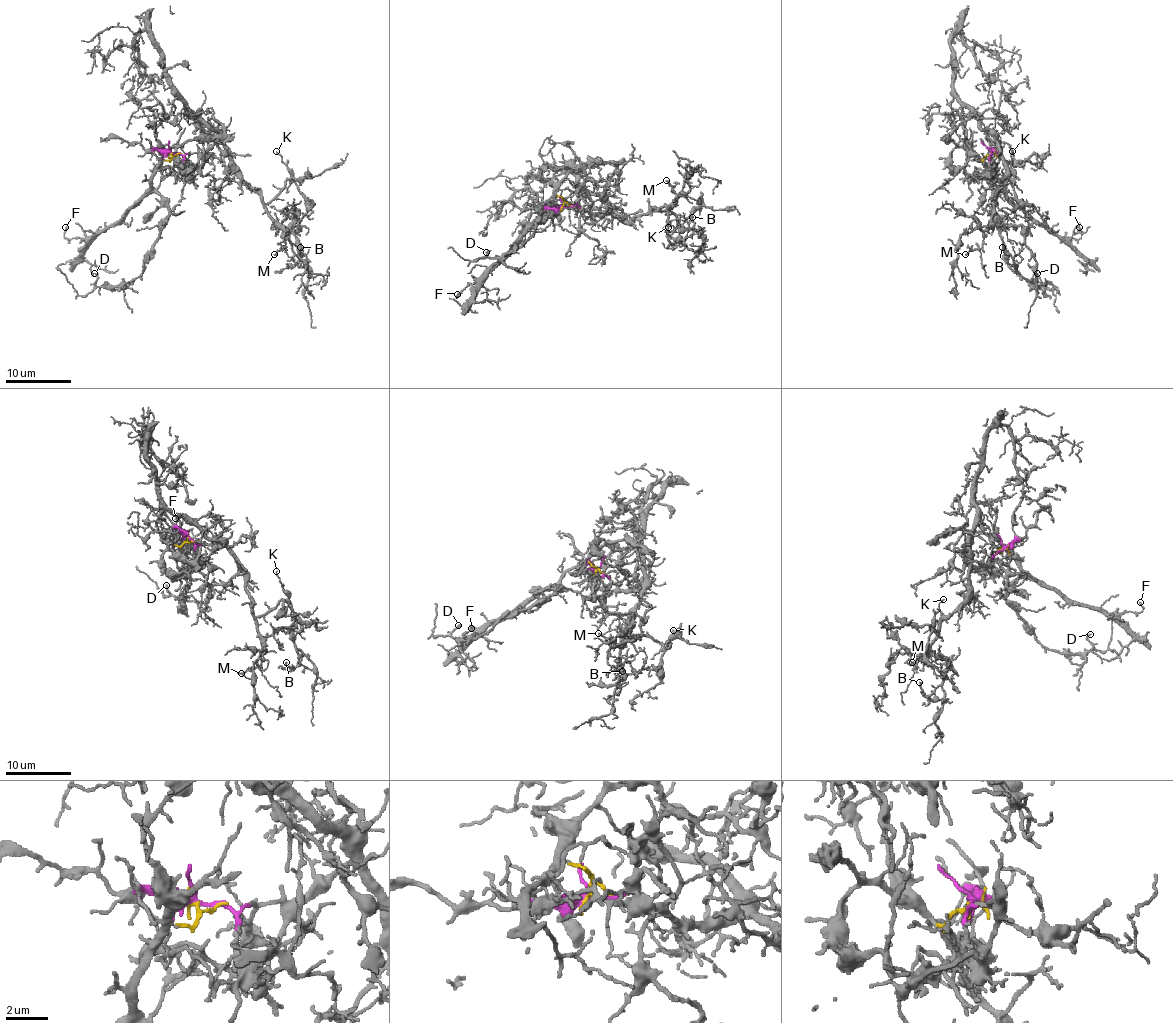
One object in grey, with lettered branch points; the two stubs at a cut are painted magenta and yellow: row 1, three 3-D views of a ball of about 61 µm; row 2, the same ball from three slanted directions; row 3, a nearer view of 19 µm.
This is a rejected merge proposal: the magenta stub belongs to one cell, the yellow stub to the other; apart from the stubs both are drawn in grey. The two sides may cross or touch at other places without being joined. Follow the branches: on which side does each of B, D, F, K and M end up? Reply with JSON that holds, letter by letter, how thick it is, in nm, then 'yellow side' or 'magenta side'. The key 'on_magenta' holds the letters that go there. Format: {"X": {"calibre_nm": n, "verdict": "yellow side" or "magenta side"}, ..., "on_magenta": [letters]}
{"B": {"calibre_nm": 150, "verdict": "magenta side"}, "D": {"calibre_nm": 220, "verdict": "yellow side"}, "F": {"calibre_nm": 160, "verdict": "yellow side"}, "K": {"calibre_nm": 120, "verdict": "magenta side"}, "M": {"calibre_nm": 150, "verdict": "magenta side"}, "on_magenta": ["B", "K", "M"]}

